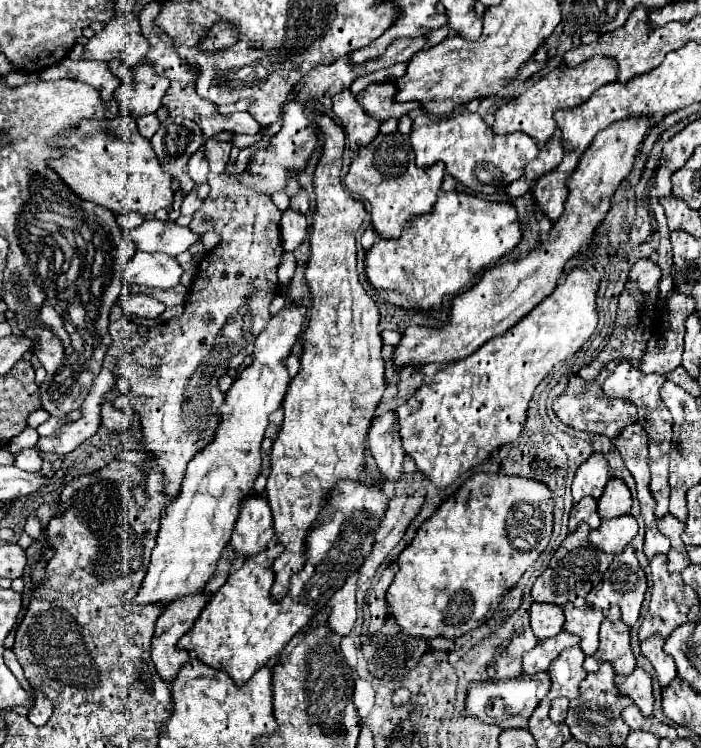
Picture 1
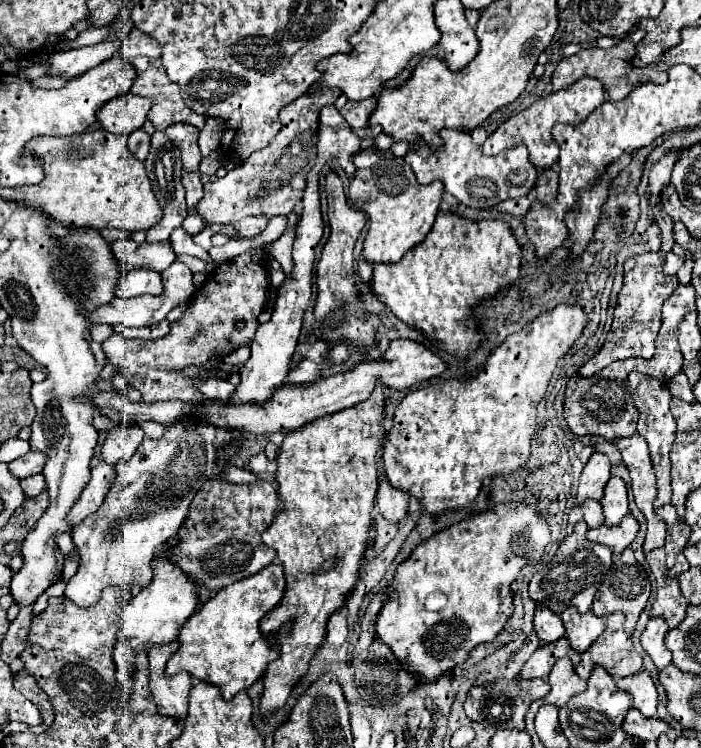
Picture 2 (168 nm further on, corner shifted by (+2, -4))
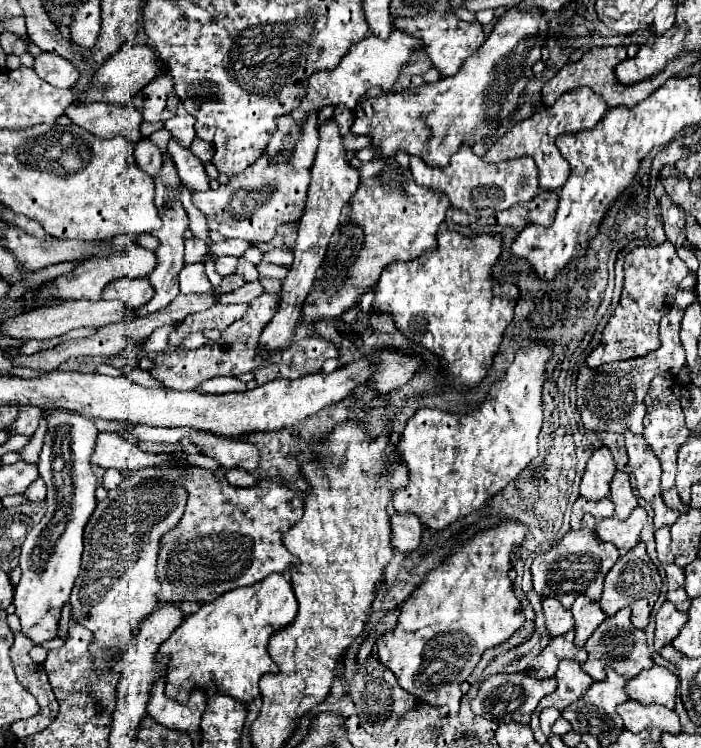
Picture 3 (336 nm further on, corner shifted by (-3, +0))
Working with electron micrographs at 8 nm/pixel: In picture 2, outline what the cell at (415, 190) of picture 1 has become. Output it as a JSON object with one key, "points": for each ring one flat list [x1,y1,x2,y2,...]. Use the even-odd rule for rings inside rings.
{"points":[[367,147,353,157,353,163,357,171,349,185,349,197,353,205,369,217,363,257,369,263,395,263,431,231,439,211,443,187,437,179,429,185,419,185,413,169,409,169,403,157,397,157,391,151]]}

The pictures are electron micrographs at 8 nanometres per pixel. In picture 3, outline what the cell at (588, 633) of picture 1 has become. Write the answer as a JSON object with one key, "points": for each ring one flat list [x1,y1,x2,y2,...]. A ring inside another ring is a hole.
{"points":[[580,595,576,603,572,605,572,615,576,619,576,645,584,647,586,639,592,635,592,631,606,619,606,613,600,609,598,603,592,599,586,599,586,595]]}

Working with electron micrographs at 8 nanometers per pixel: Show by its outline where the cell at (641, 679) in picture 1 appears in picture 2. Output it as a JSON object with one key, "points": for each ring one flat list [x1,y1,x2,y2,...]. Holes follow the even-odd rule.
{"points":[[639,671,637,675,617,679,617,687,633,697,633,705,645,715,655,717,657,713,657,689,647,671]]}

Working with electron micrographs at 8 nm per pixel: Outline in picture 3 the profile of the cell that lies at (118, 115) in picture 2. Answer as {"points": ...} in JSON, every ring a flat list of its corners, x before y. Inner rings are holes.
{"points":[[74,103,64,115,70,117,72,123,80,125,88,133,100,137,116,137,122,135,130,145,136,145,140,135,142,113,132,105,110,105,110,103]]}

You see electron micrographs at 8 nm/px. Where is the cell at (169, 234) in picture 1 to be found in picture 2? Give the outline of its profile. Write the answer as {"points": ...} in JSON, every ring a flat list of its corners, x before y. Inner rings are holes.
{"points":[[127,237,111,243,111,249,121,263,121,273,129,273,137,267,151,267,155,271,163,271,175,261,175,253,169,239,165,243,137,243]]}

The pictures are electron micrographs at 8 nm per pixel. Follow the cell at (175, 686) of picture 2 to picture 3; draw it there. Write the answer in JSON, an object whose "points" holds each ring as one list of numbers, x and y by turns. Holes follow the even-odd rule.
{"points":[[160,677,152,685,152,695,148,703,148,715,174,731,200,731,200,719,206,709,206,693,202,689,194,689,190,695,190,701,186,705,180,705,176,699,170,699,164,695,164,677]]}

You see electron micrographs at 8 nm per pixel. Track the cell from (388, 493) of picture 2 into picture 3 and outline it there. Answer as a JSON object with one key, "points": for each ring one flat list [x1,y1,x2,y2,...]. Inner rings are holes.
{"points":[[396,511,390,513,392,523,392,547,404,555,414,553,420,547,422,523,414,515,400,515]]}

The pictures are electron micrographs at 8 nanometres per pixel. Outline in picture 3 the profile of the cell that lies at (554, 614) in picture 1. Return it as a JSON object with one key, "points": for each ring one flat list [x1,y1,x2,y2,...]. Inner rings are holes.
{"points":[[544,597,542,607,544,607,544,617,546,617,546,629,552,637,564,635,574,627,572,613,568,609,564,609,558,599]]}

